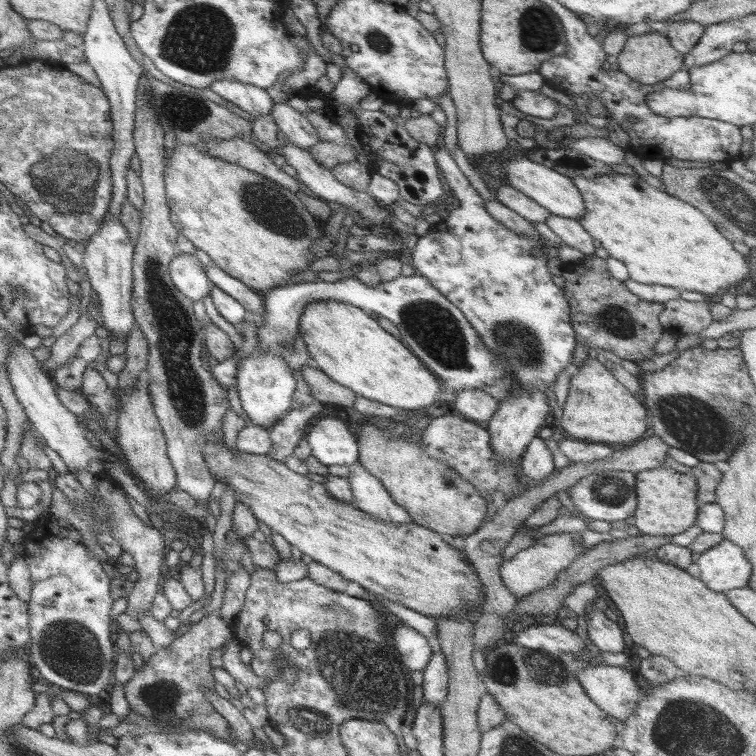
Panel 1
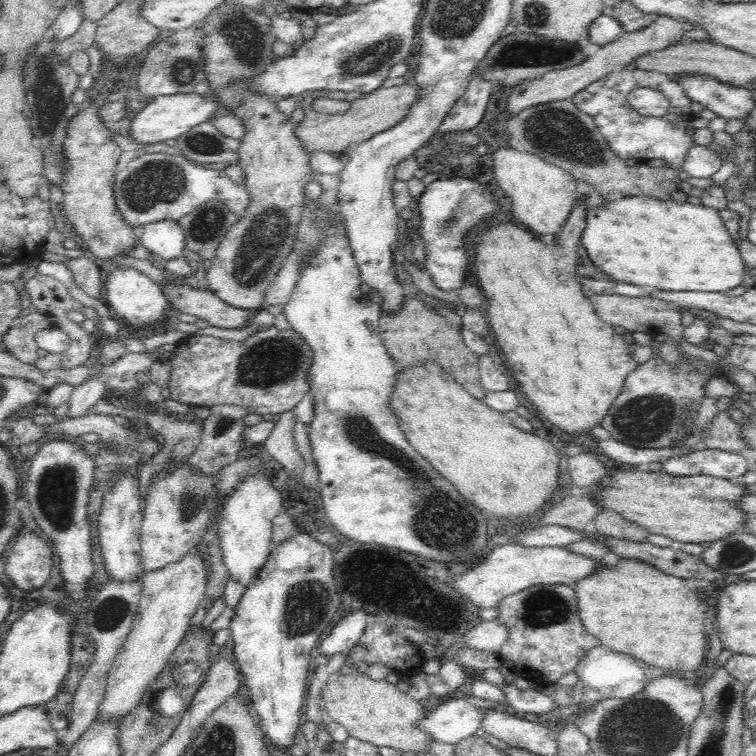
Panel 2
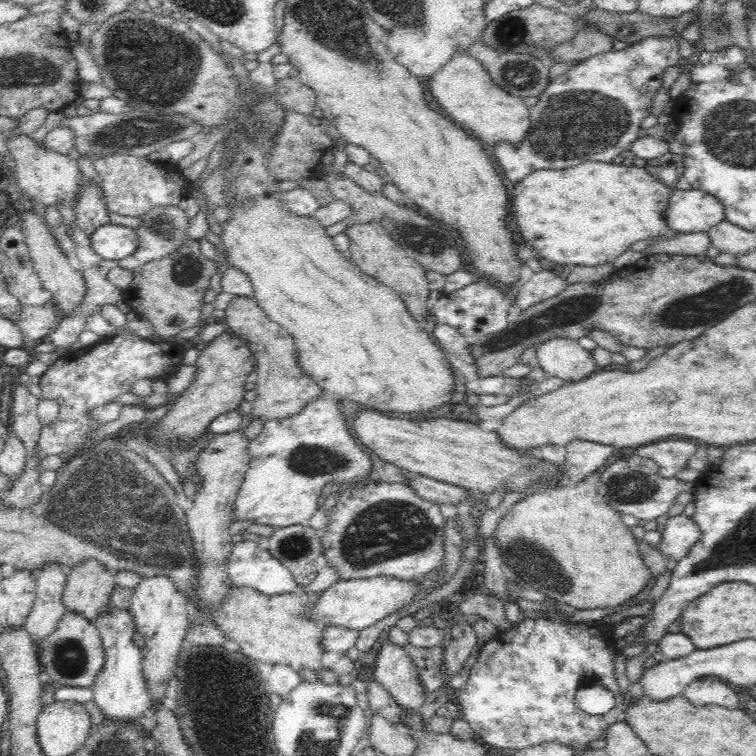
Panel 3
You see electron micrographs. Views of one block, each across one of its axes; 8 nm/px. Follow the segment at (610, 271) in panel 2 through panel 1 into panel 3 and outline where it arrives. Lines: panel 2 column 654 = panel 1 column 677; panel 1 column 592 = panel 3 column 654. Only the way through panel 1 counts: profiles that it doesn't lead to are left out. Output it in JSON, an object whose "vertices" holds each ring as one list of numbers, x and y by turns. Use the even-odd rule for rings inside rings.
{"vertices":[[586,161,578,166,565,169,538,169,531,172,530,176,526,176,520,183,516,183,512,190,512,216,514,216,514,222,522,234,522,238,534,246,538,250,540,256,544,256,546,260,554,262,559,266,568,268,574,266,602,266,607,264,613,264,613,262,627,250,632,249,631,246,636,242,644,242,644,240,654,239,660,235,668,232,668,219,666,219,666,212,668,212,670,195,673,189,666,186,662,181,654,178,645,167,636,167,635,165,624,166,619,161,614,163,599,163,598,161]]}

